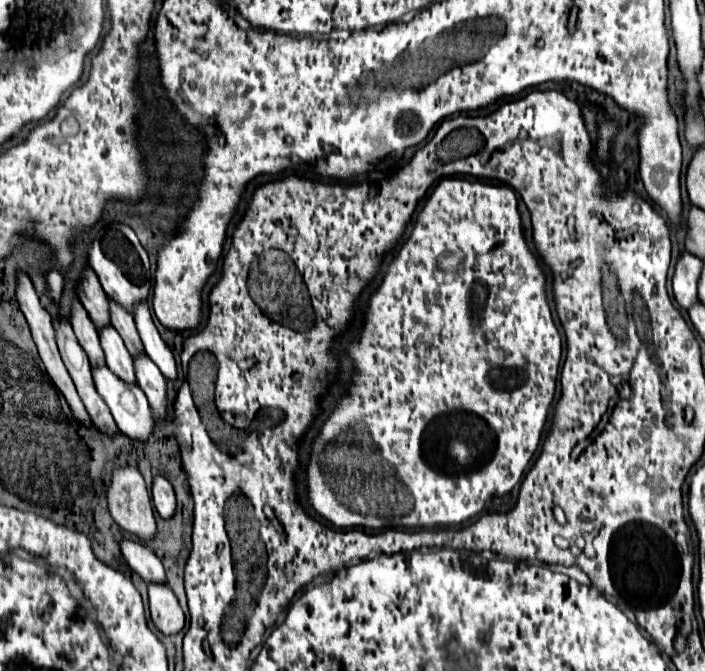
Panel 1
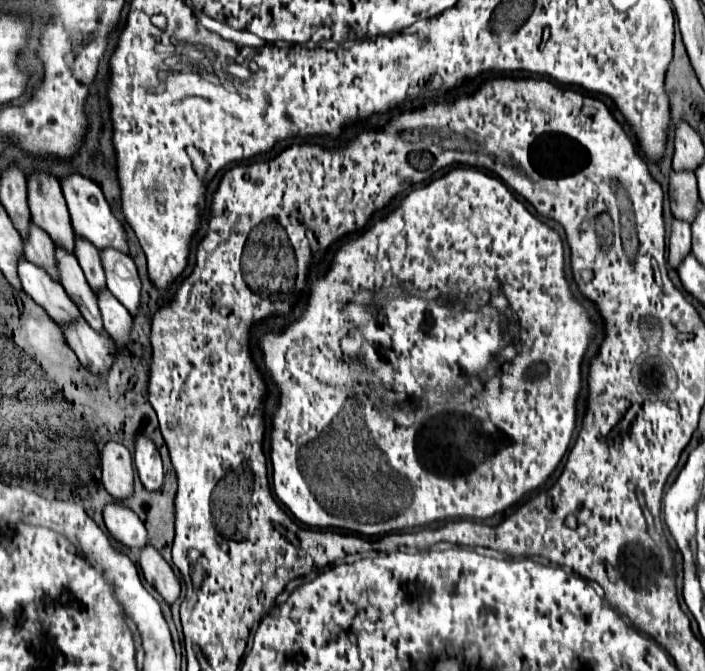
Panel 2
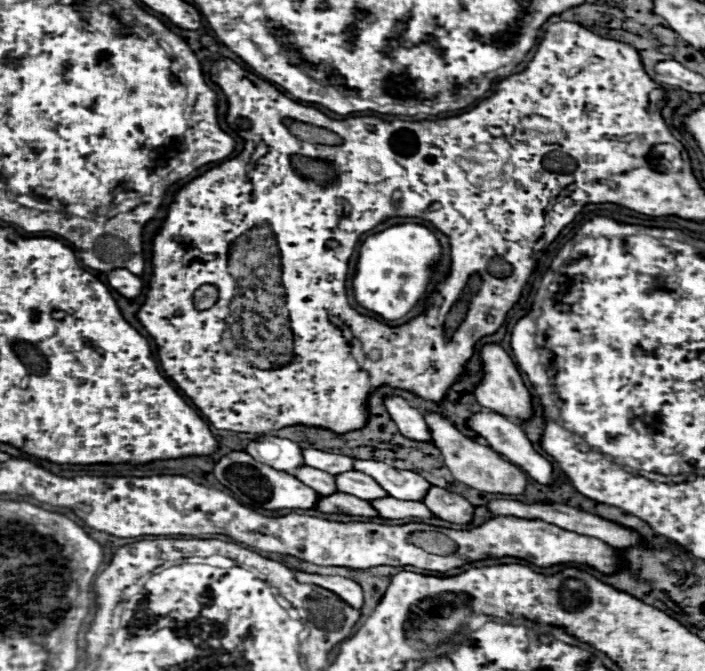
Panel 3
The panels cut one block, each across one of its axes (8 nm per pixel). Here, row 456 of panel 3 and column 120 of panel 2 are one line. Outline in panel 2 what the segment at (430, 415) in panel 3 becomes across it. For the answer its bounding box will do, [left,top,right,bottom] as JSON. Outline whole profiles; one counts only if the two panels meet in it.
[102,442,134,500]

